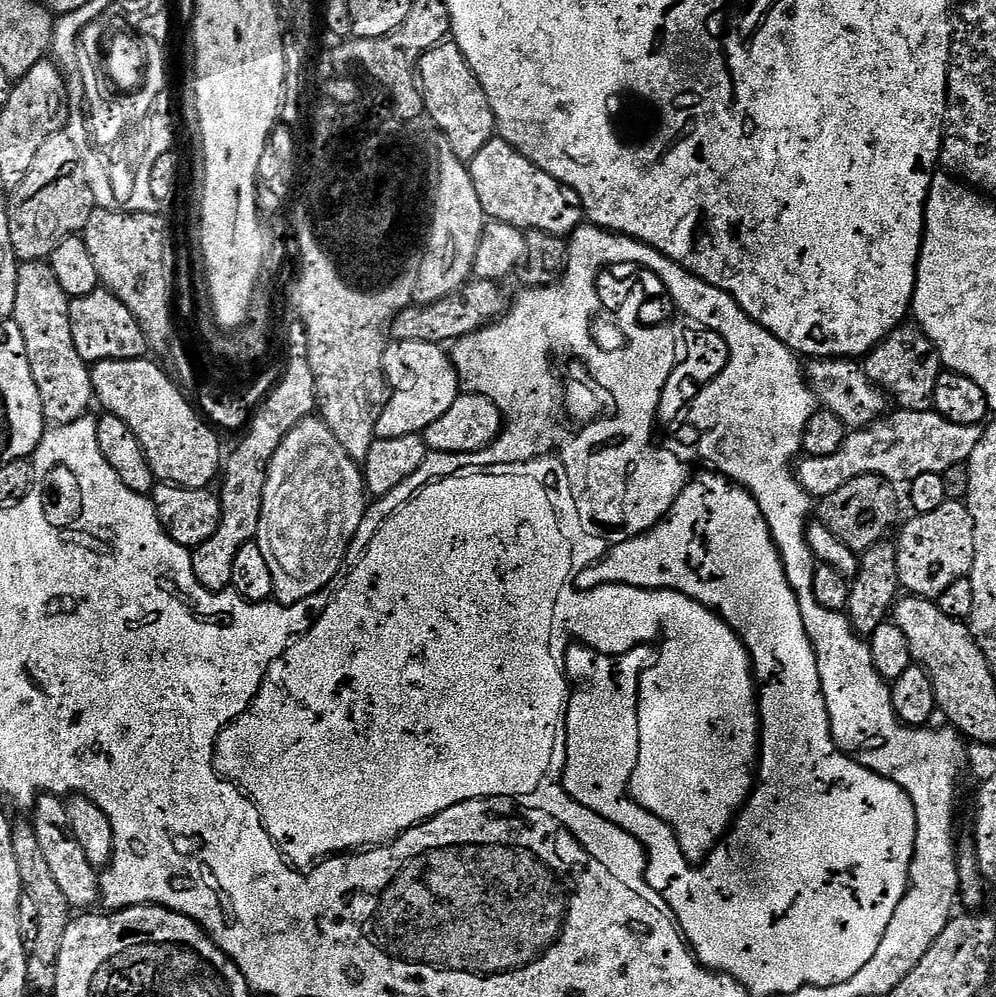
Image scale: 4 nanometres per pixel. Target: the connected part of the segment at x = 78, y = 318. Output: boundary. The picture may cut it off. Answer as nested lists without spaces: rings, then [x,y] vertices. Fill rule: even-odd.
[[[110,291],[92,292],[89,296],[84,296],[84,304],[76,302],[76,308],[69,304],[68,317],[74,346],[88,366],[97,364],[99,360],[138,360],[149,351],[142,326]]]

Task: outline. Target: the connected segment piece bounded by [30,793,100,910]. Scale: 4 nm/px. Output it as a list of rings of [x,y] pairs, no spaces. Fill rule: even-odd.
[[[39,793],[32,806],[34,806],[34,816],[30,820],[50,874],[58,883],[58,888],[62,890],[63,897],[66,898],[71,909],[89,909],[86,907],[95,901],[97,903],[100,898],[99,875],[97,869],[88,862],[88,858],[84,855],[83,849],[70,828],[63,799],[52,793]]]

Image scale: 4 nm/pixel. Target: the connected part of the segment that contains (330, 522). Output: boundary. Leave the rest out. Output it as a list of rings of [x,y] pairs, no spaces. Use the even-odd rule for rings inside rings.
[[[308,415],[285,433],[268,466],[254,539],[266,558],[266,566],[270,566],[273,597],[277,603],[285,607],[303,603],[317,592],[317,586],[326,585],[339,574],[344,564],[344,551],[349,551],[352,538],[363,520],[364,496],[366,481],[361,465],[344,452],[319,415]]]

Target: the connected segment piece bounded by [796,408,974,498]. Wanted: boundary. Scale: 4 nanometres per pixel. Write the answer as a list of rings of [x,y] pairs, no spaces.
[[[897,409],[893,413],[847,433],[842,446],[832,455],[801,459],[796,466],[800,487],[811,497],[823,498],[856,476],[880,476],[892,484],[906,484],[922,473],[947,473],[948,467],[963,461],[973,443],[967,425],[952,423],[933,409]]]

